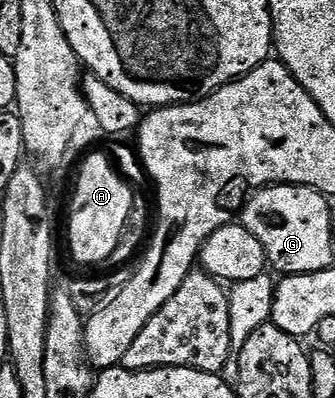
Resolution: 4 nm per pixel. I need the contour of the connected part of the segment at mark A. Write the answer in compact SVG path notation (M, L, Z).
M91 152L79 168L75 197L71 200L71 217L67 220L67 244L79 264L103 264L119 248L123 231L135 208L135 192L123 181L115 164L103 152Z

